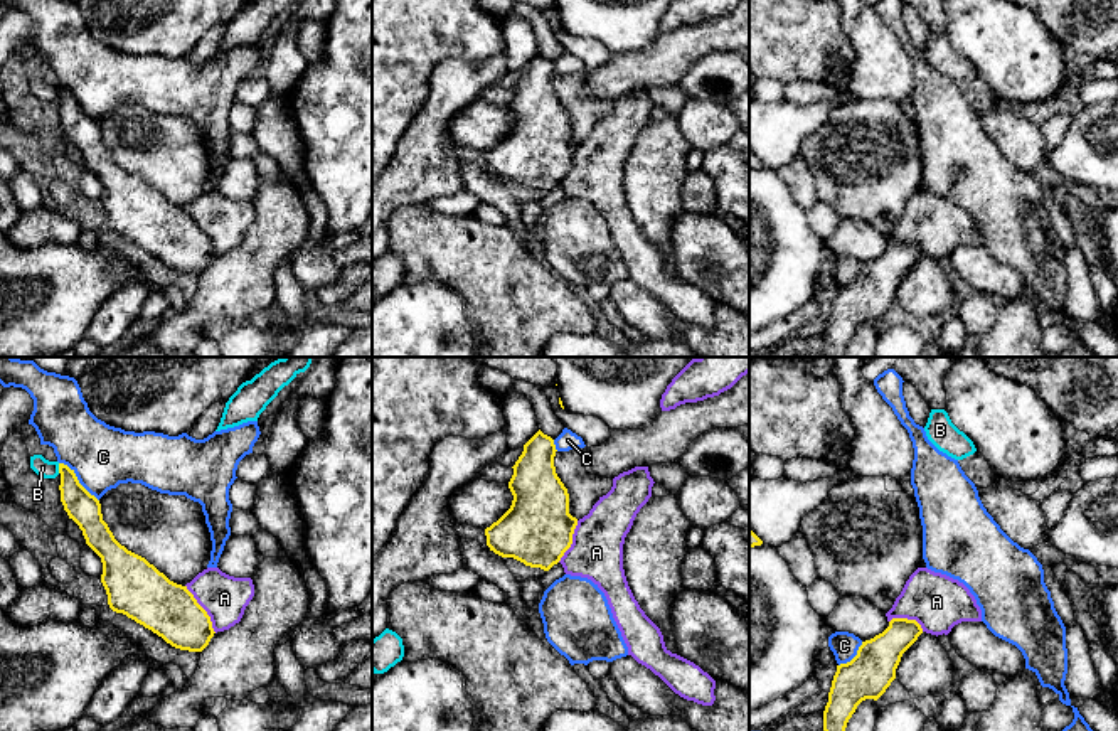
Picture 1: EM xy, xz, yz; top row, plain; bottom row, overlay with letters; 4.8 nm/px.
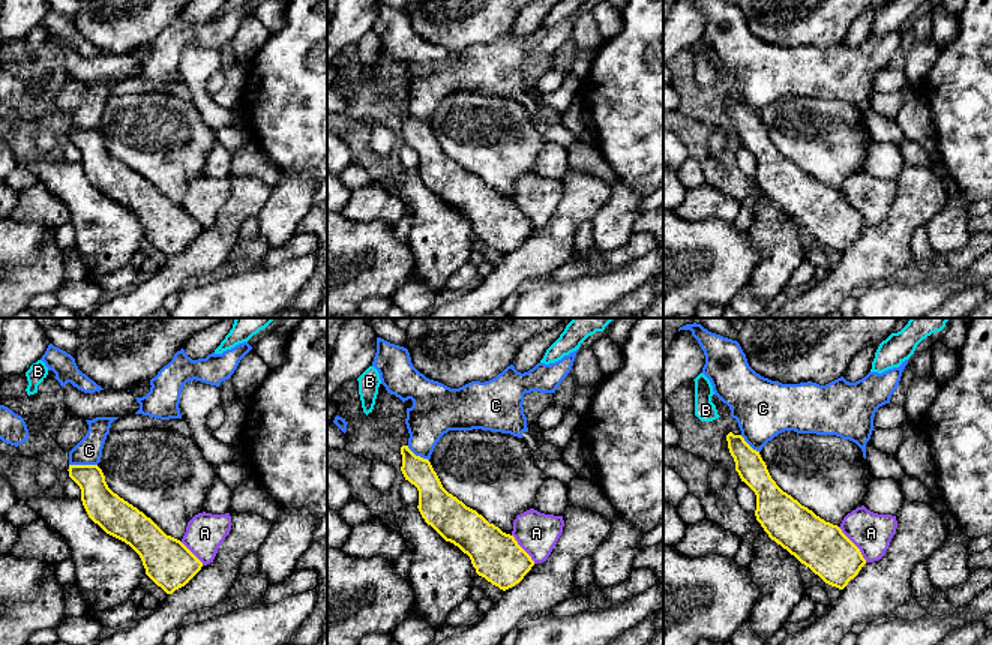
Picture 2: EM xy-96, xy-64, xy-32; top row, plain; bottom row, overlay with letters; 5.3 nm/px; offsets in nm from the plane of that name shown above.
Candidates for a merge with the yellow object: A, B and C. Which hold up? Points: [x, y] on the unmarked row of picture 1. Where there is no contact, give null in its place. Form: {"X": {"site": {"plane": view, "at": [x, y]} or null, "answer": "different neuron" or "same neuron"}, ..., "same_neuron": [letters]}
{"A": {"site": {"plane": "xy", "at": [202, 231]}, "answer": "same neuron"}, "B": {"site": {"plane": "xy", "at": [59, 91]}, "answer": "different neuron"}, "C": {"site": {"plane": "xy", "at": [78, 103]}, "answer": "different neuron"}, "same_neuron": ["A"]}

